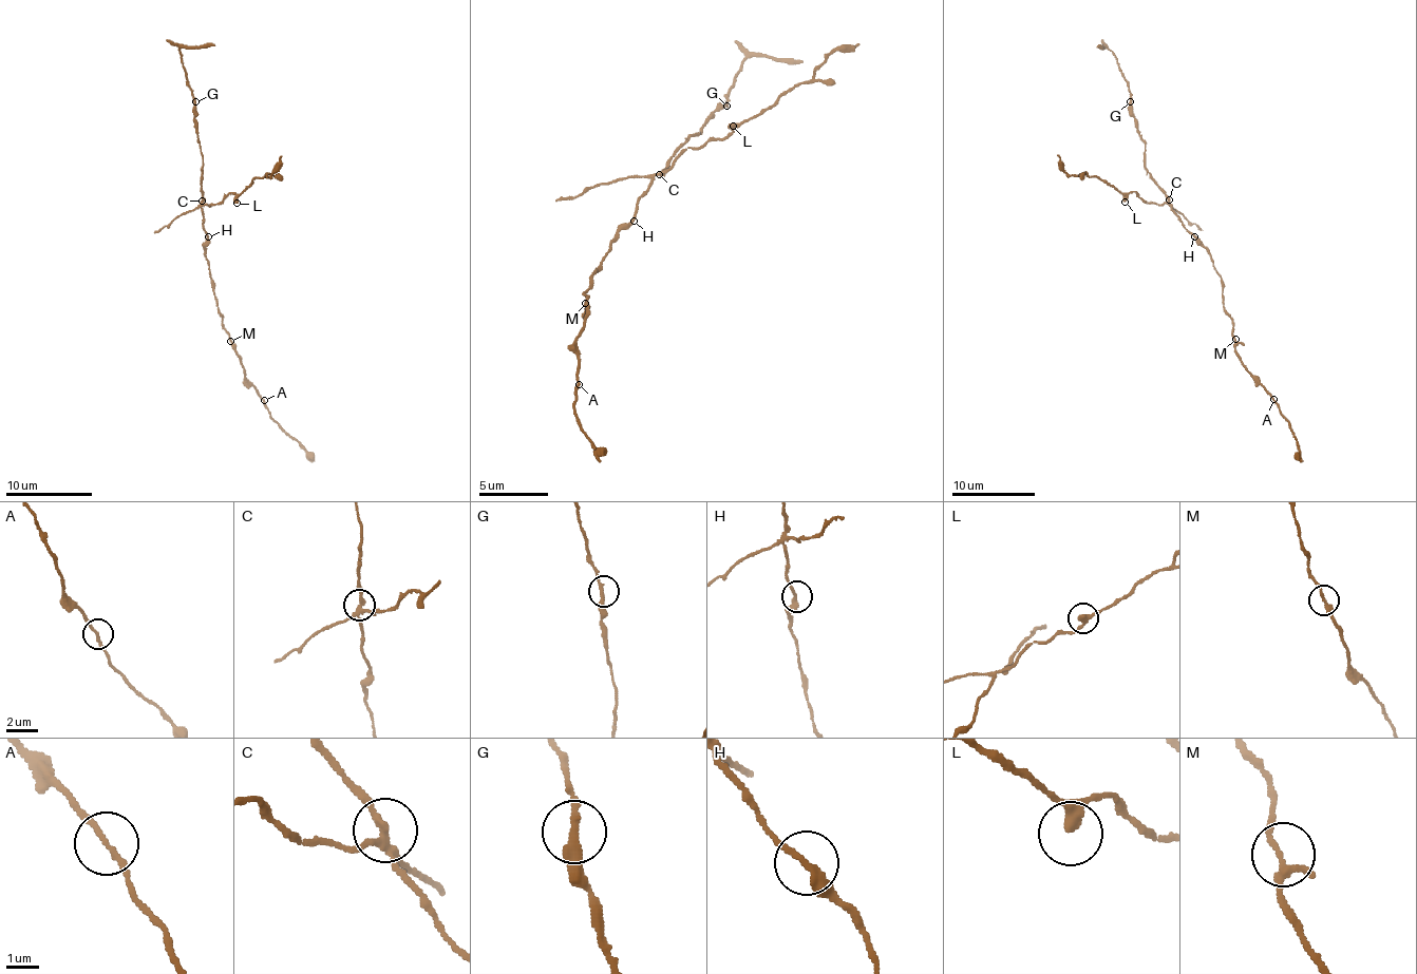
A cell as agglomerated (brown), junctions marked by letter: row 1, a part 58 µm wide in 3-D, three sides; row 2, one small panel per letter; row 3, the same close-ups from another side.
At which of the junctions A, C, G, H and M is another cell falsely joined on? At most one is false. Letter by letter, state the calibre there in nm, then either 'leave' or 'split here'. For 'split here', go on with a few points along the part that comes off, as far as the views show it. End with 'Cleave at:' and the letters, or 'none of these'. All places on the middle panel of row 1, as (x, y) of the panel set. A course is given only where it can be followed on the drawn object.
A: 160 nm thick; leave
C: 200 nm thick; split here; foreign part runs (658, 173), (695, 147), (732, 136), (740, 126), (811, 77), (823, 60), (857, 44)
G: 260 nm thick; leave
H: 240 nm thick; leave
M: 200 nm thick; leave
Cleave at: C

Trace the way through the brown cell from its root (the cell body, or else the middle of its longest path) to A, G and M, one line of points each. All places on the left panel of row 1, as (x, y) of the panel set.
A: (205, 247), (223, 328), (230, 337), (249, 383), (263, 400)
G: (205, 247), (208, 237), (200, 187), (204, 155), (196, 134), (195, 101)
M: (205, 247), (218, 313), (230, 341)

